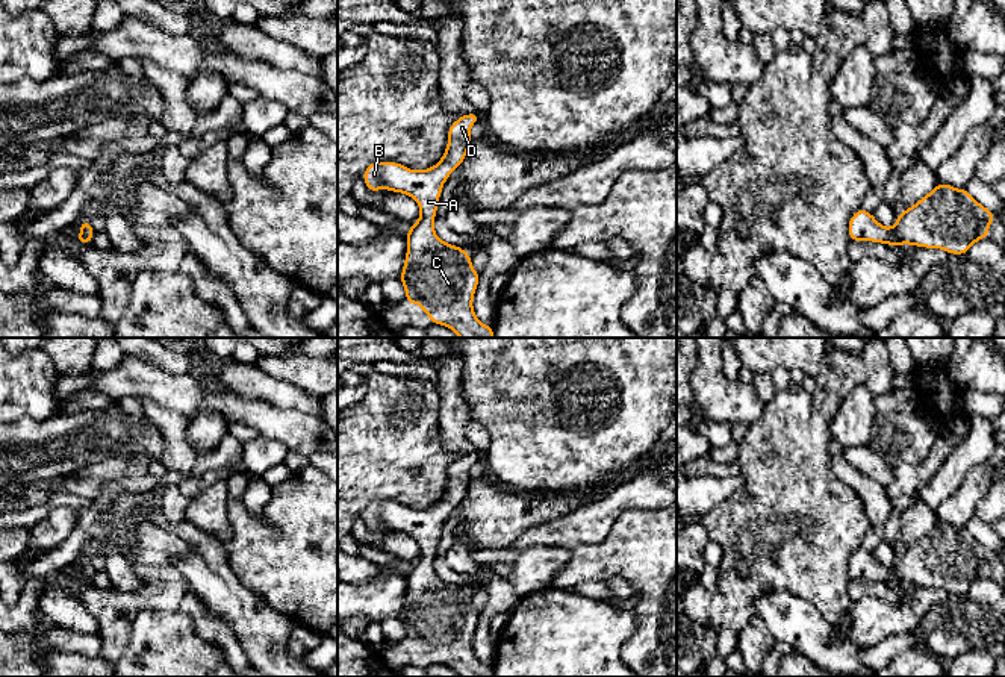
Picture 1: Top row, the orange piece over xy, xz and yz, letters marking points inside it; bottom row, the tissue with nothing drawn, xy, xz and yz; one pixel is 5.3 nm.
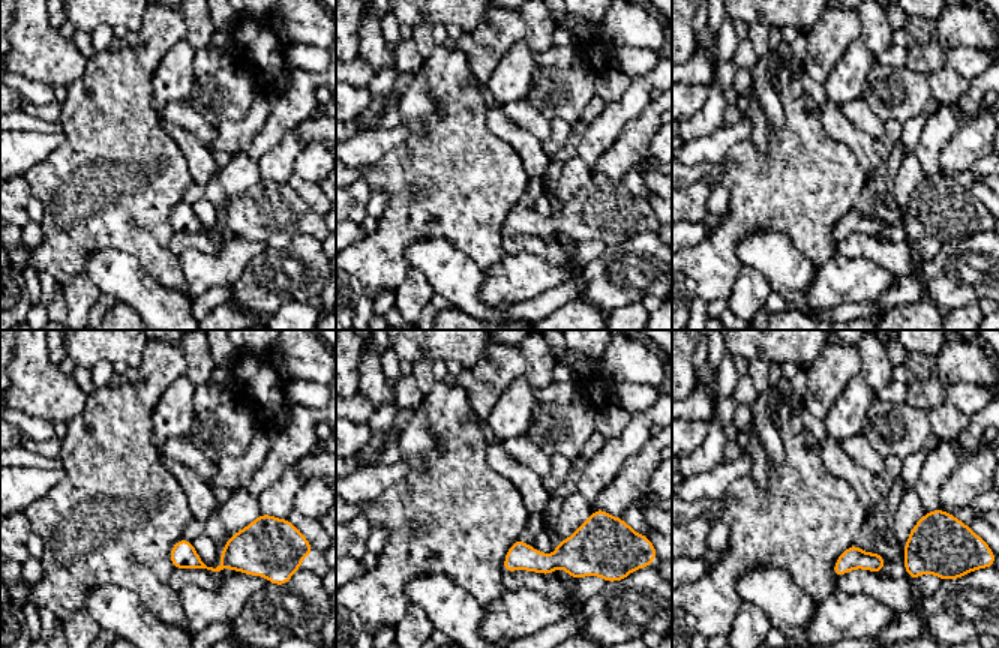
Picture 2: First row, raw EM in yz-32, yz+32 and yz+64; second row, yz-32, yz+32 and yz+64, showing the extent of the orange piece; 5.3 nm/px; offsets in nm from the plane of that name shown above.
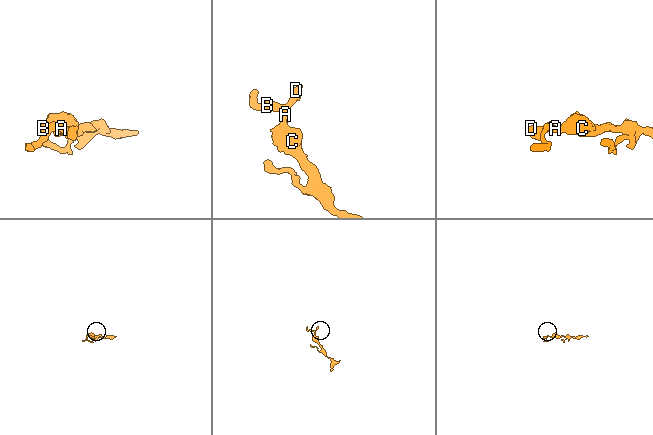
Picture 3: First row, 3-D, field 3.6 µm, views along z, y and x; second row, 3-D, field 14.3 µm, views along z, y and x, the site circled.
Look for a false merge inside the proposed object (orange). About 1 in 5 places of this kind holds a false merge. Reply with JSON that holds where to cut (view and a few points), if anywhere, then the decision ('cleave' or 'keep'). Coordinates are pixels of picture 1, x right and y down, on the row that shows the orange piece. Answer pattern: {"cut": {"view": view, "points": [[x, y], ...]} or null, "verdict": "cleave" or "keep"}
{"cut": null, "verdict": "keep"}

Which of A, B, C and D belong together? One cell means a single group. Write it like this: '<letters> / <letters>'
A B C D

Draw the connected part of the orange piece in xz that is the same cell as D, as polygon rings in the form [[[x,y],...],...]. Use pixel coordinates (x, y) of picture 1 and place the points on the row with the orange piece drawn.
[[[478,112],[462,115],[448,129],[448,145],[442,159],[431,168],[415,171],[397,162],[372,162],[362,174],[369,192],[384,188],[392,192],[410,195],[421,207],[419,220],[407,230],[407,254],[400,280],[406,289],[409,304],[418,303],[430,317],[430,324],[450,327],[460,338],[495,338],[493,327],[480,323],[472,309],[472,298],[480,282],[472,268],[472,256],[465,248],[440,241],[434,233],[434,215],[442,186],[448,176],[465,161],[471,148],[469,129],[481,115]]]

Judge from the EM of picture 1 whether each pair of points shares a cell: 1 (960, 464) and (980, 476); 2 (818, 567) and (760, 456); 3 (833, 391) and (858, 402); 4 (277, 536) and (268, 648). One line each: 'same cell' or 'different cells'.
1: different cells
2: same cell
3: different cells
4: different cells

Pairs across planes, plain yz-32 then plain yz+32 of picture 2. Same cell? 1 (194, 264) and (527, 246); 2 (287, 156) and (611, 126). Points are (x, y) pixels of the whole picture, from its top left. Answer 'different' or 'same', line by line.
1: different
2: different

